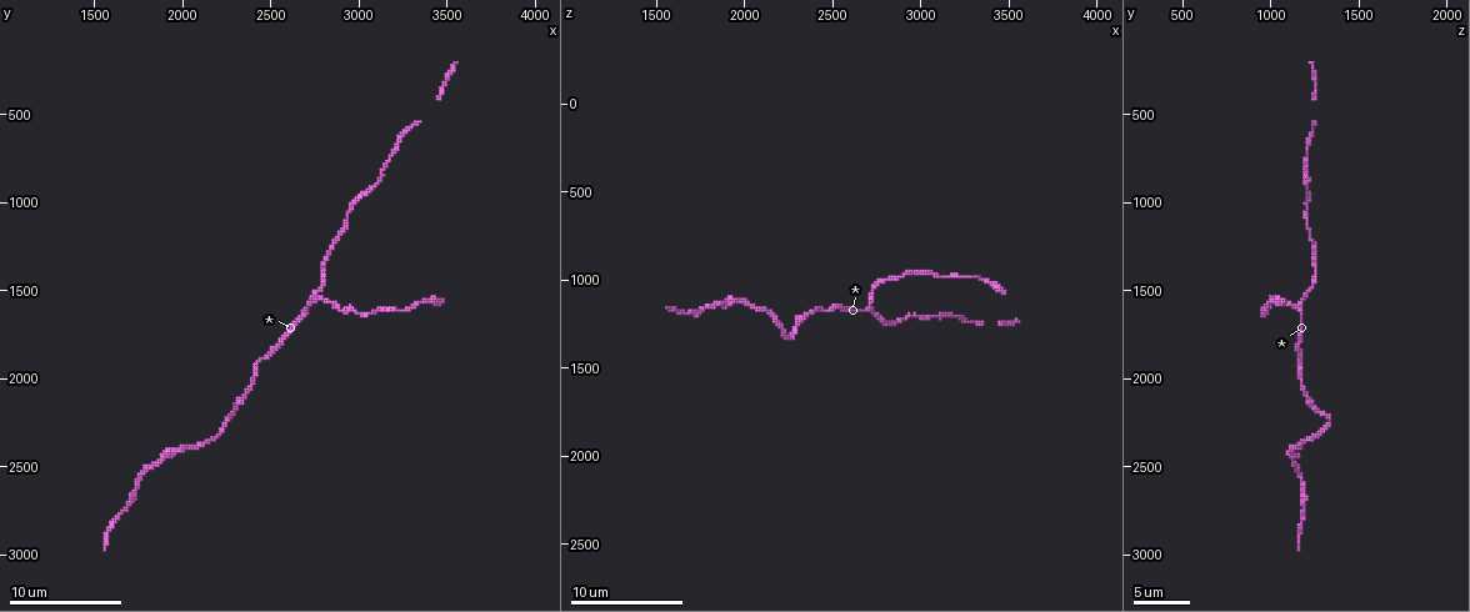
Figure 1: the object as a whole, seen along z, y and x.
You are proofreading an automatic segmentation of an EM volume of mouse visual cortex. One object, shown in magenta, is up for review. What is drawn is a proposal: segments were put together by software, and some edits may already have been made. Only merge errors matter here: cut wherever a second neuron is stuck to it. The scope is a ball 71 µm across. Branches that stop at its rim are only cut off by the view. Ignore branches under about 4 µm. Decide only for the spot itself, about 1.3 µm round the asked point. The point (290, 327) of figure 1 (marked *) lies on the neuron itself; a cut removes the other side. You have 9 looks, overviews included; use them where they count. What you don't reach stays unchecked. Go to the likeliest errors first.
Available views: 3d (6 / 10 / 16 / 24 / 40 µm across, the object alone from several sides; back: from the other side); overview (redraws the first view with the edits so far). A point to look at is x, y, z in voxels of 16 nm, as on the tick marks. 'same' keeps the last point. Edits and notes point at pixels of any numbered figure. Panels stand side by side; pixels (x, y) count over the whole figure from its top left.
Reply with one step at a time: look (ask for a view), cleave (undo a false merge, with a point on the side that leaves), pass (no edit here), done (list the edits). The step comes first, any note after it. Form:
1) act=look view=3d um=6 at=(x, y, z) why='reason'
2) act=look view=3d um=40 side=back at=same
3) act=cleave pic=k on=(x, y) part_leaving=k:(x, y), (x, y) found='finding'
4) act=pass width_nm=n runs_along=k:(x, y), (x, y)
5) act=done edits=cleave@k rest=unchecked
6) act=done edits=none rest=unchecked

act=look view=3d um=16 at=(2720, 1600, 1160) why='three-way junction'

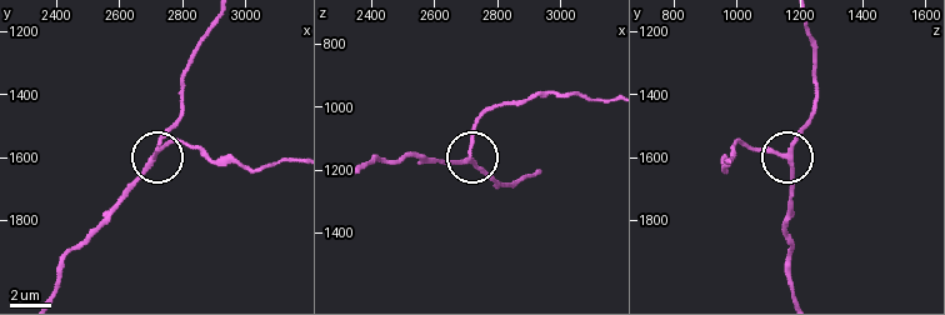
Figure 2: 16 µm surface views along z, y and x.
act=pass arms=3 found='all the same neuron'

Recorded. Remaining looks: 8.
act=look view=3d um=6 at=(3040, 1620, 980) why='sudden change in width'

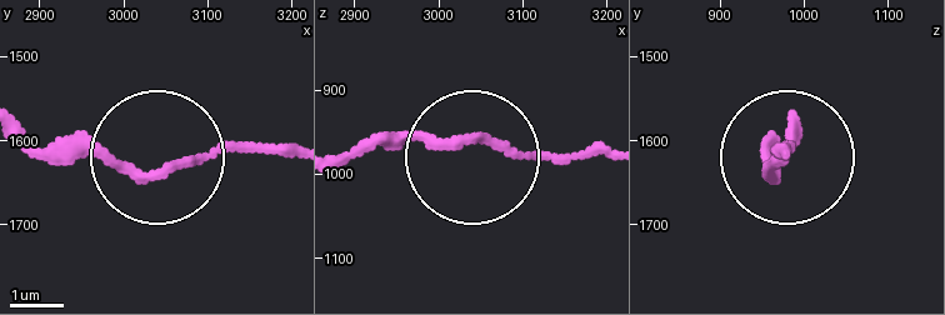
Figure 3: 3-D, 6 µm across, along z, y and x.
act=pass runs_along=3:(28, 140), (135, 168), (283, 154) found='one neuron here'

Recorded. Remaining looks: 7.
act=look view=3d um=6 at=(1980, 2420, 1120)

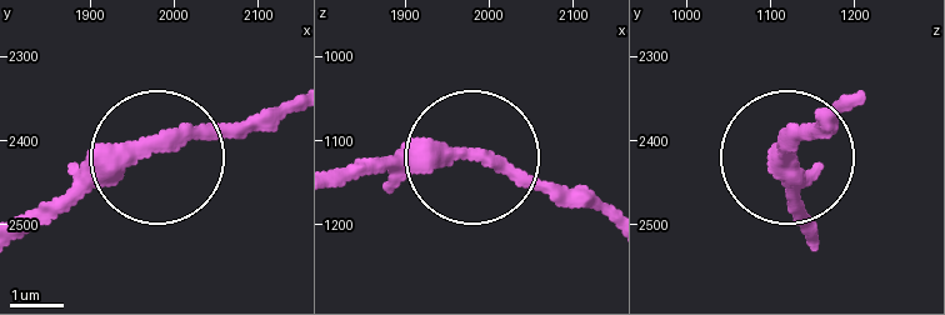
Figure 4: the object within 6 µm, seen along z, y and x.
act=look view=3d um=6 side=back at=(1970, 2405, 1115) why='from behind'

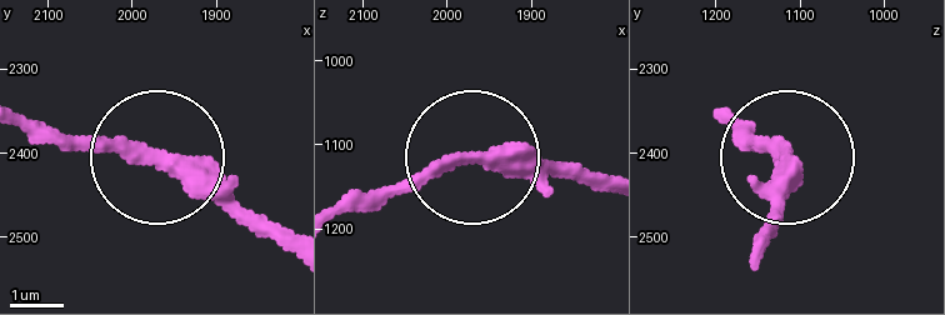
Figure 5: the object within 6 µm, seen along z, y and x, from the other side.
act=pass runs_along=5:(348, 211), (483, 153), (603, 175) found='one neuron here'

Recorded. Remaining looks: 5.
act=look view=3d um=10 at=(3140, 820, 1180) why='sudden change in width'

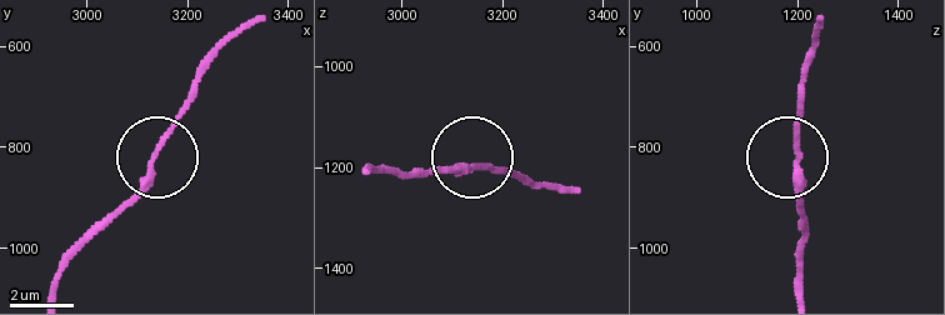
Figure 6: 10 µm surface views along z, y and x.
act=pass runs_along=6:(50, 293), (61, 268), (134, 195), (160, 139), (195, 93) found='one neuron here'

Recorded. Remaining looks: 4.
act=done edits=none rest=unchecked

